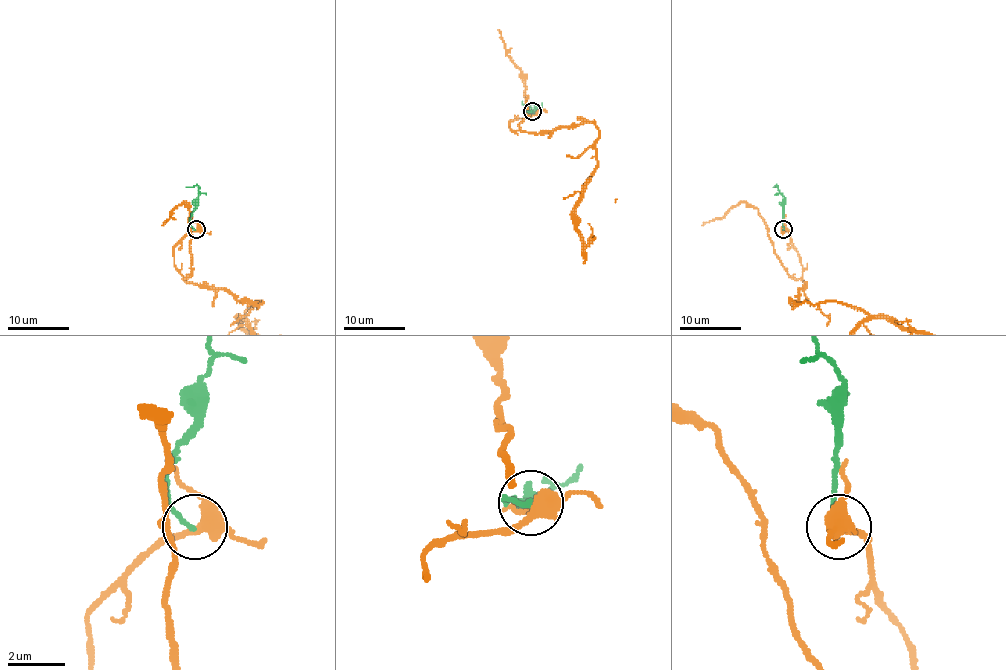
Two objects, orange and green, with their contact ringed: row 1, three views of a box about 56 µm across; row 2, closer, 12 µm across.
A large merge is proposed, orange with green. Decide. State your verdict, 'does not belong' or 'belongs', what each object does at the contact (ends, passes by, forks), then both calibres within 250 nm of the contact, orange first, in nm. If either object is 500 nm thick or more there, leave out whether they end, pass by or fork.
does not belong | orange forks | green ends | 400/150 nm

